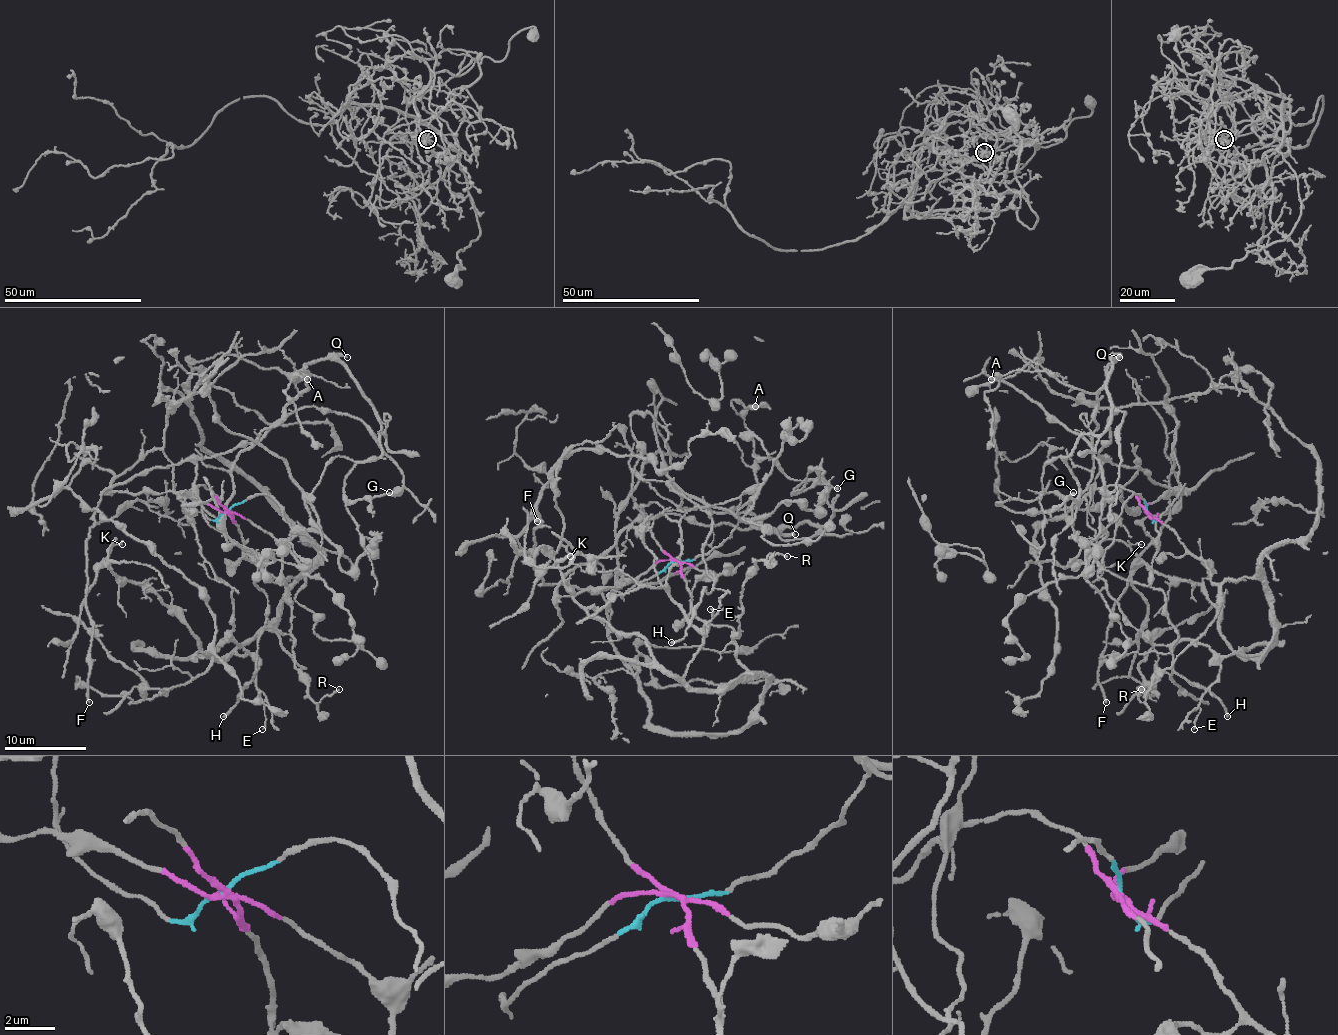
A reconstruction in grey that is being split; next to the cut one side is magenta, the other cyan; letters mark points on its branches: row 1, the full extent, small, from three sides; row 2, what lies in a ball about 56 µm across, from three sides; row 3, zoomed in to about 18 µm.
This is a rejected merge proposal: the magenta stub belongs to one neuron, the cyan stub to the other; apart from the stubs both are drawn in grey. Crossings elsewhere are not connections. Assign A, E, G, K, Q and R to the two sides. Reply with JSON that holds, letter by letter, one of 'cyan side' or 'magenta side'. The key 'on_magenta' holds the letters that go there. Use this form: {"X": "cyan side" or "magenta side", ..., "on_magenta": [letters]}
{"A": "cyan side", "E": "magenta side", "G": "cyan side", "K": "magenta side", "Q": "cyan side", "R": "magenta side", "on_magenta": ["E", "K", "R"]}

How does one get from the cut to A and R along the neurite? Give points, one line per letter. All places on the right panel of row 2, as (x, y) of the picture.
A: (1145, 511), (1133, 495), (1106, 536), (1100, 521), (1104, 477), (1090, 442), (1098, 397), (1043, 371), (990, 379)
R: (1145, 511), (1174, 532), (1219, 587), (1216, 617), (1143, 703), (1141, 688)

